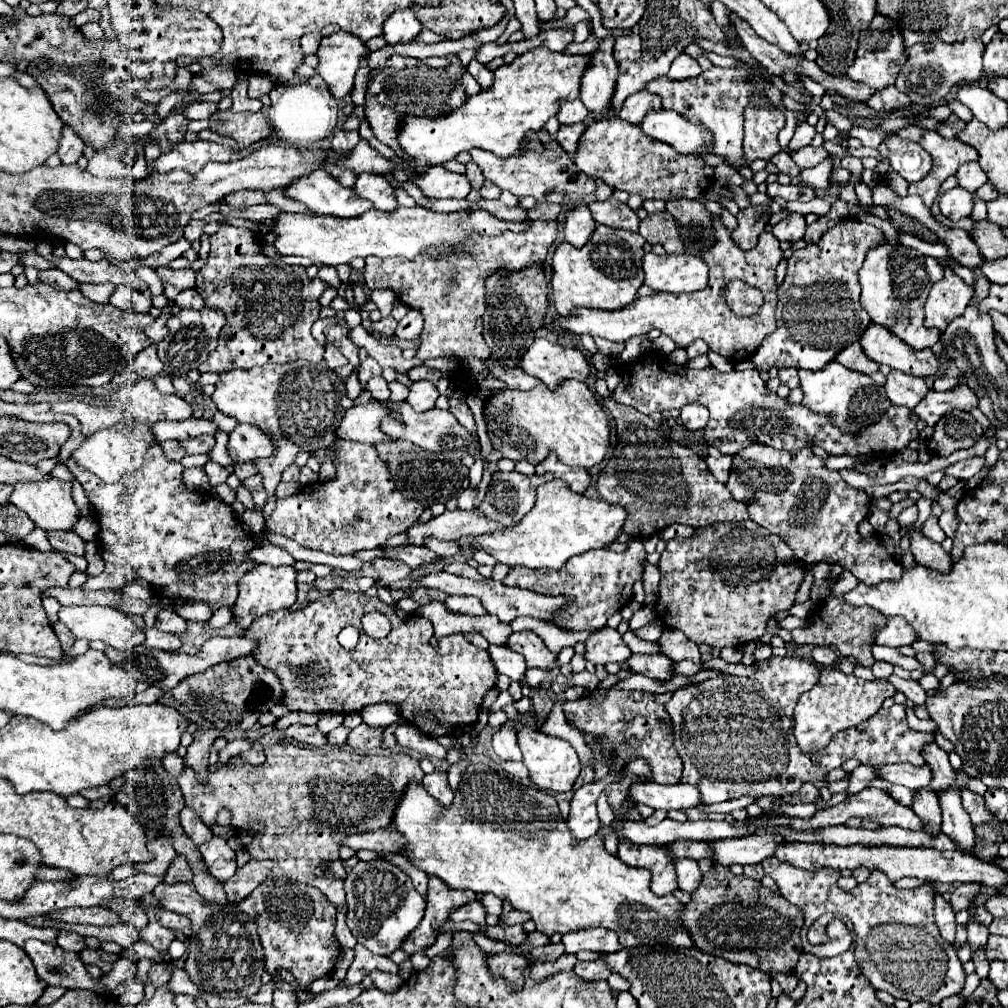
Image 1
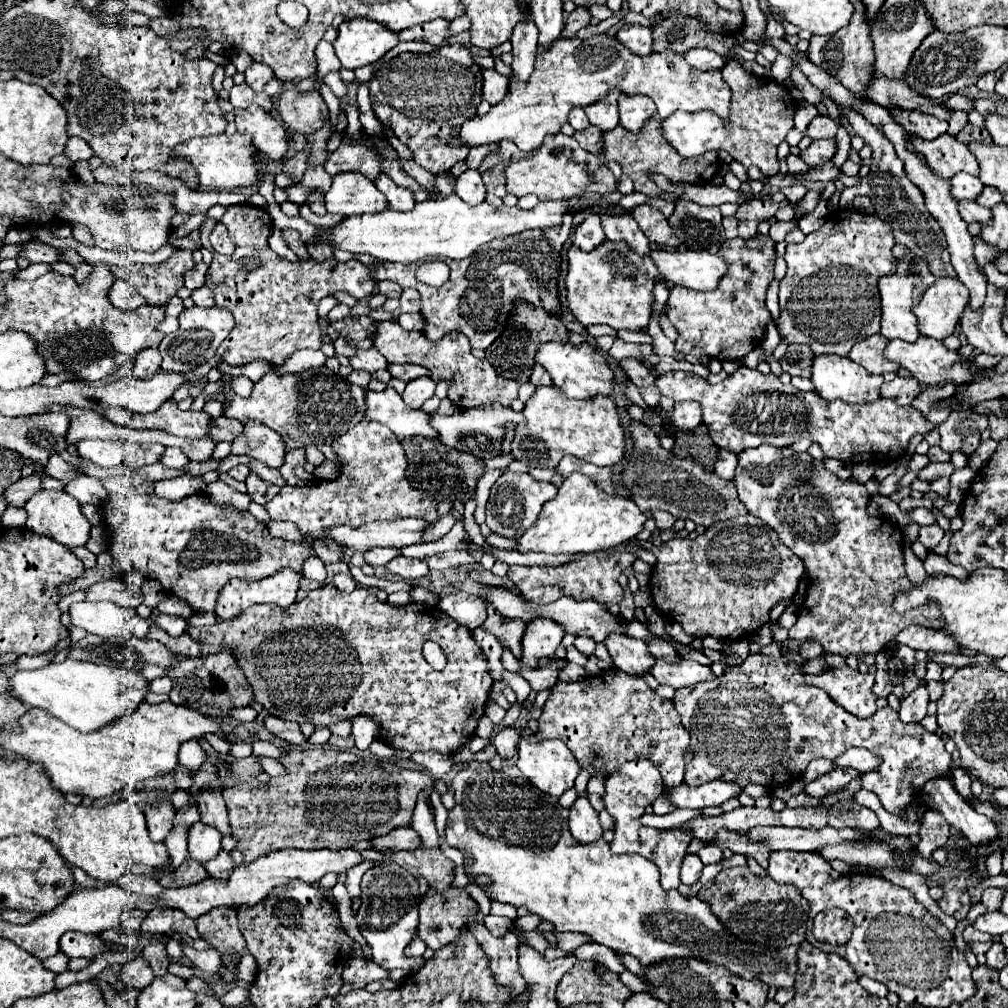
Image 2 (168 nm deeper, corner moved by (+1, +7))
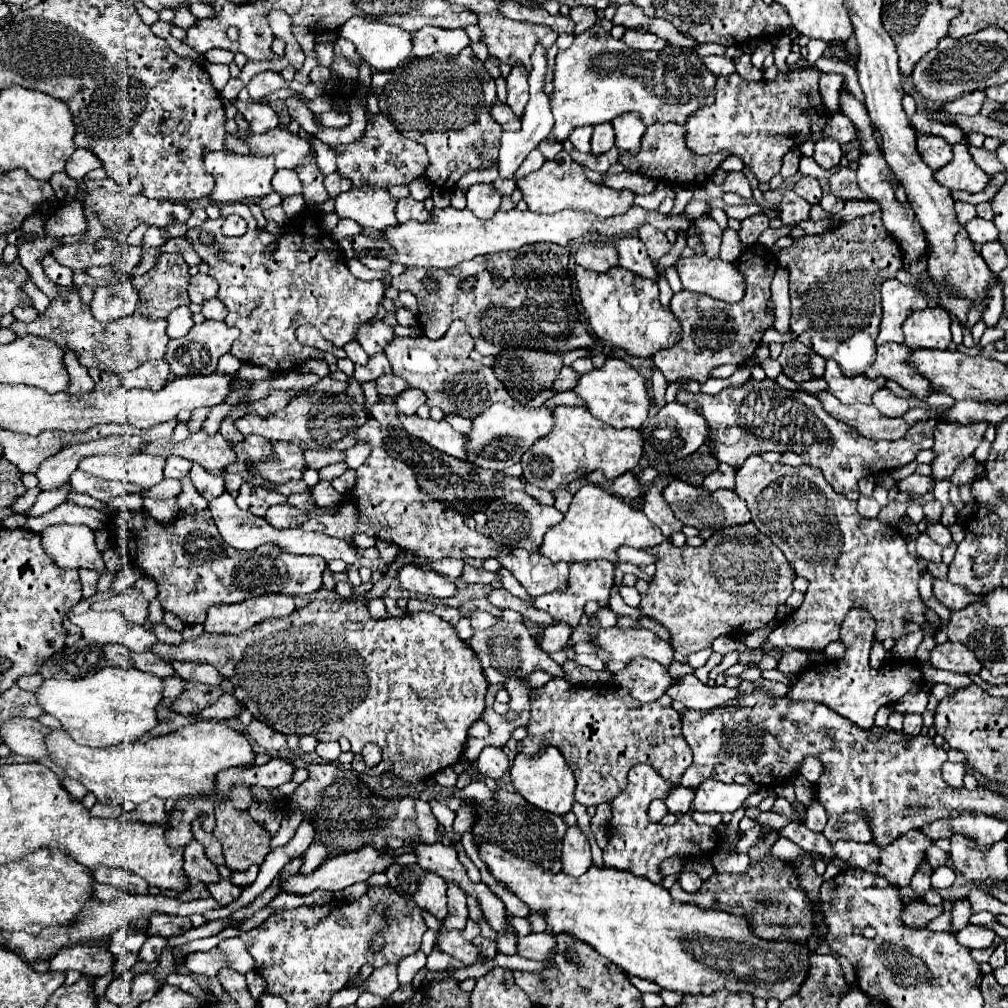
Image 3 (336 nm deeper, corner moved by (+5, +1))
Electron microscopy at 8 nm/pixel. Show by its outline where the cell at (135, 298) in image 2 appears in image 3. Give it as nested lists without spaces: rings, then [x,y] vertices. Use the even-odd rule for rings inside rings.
[[[126,279],[116,285],[96,287],[90,309],[98,321],[108,323],[132,315],[136,305],[138,305],[138,291],[134,291],[130,279]]]

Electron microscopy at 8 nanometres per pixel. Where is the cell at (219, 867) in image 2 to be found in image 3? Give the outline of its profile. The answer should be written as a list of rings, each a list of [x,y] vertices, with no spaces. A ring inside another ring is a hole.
[[[222,879],[220,883],[212,883],[212,885],[208,885],[208,889],[210,889],[212,897],[214,897],[222,907],[230,905],[232,901],[236,901],[236,899],[240,897],[240,893],[242,893],[240,887],[232,885],[232,883],[226,881],[226,879]]]

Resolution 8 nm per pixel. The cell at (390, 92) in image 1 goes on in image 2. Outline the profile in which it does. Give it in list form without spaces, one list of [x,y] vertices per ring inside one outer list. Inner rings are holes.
[[[448,45],[434,53],[400,53],[390,63],[384,63],[370,81],[374,115],[394,131],[414,153],[414,161],[432,175],[448,171],[468,155],[468,147],[458,141],[458,129],[476,113],[482,99],[482,79],[478,95],[478,69],[468,47]]]

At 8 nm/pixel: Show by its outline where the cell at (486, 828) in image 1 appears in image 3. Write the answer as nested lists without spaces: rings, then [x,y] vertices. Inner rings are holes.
[[[472,781],[464,789],[456,789],[454,797],[458,801],[476,799],[482,807],[472,833],[482,837],[480,857],[488,865],[496,881],[504,883],[512,893],[516,893],[532,911],[542,911],[546,923],[554,933],[570,933],[588,945],[592,945],[600,955],[616,963],[622,971],[636,975],[640,979],[650,979],[668,991],[680,991],[684,995],[710,995],[720,989],[746,991],[752,997],[778,999],[784,1001],[798,993],[798,987],[806,981],[810,971],[810,947],[796,941],[766,941],[750,931],[750,921],[746,917],[736,917],[718,909],[704,909],[696,903],[674,901],[662,885],[654,885],[650,879],[634,877],[628,871],[618,871],[614,867],[590,867],[588,873],[578,877],[568,877],[564,873],[554,875],[550,871],[552,861],[560,855],[562,839],[566,833],[566,823],[562,817],[540,811],[538,807],[526,803],[518,793],[496,791],[492,793],[484,781]]]

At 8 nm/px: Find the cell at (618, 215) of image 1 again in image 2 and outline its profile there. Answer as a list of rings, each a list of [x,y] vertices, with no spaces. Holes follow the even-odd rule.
[[[602,213],[600,219],[602,219],[602,227],[606,231],[606,237],[610,241],[626,241],[632,251],[650,253],[648,237],[638,227],[638,223],[632,219],[630,213],[622,213],[622,215]]]

